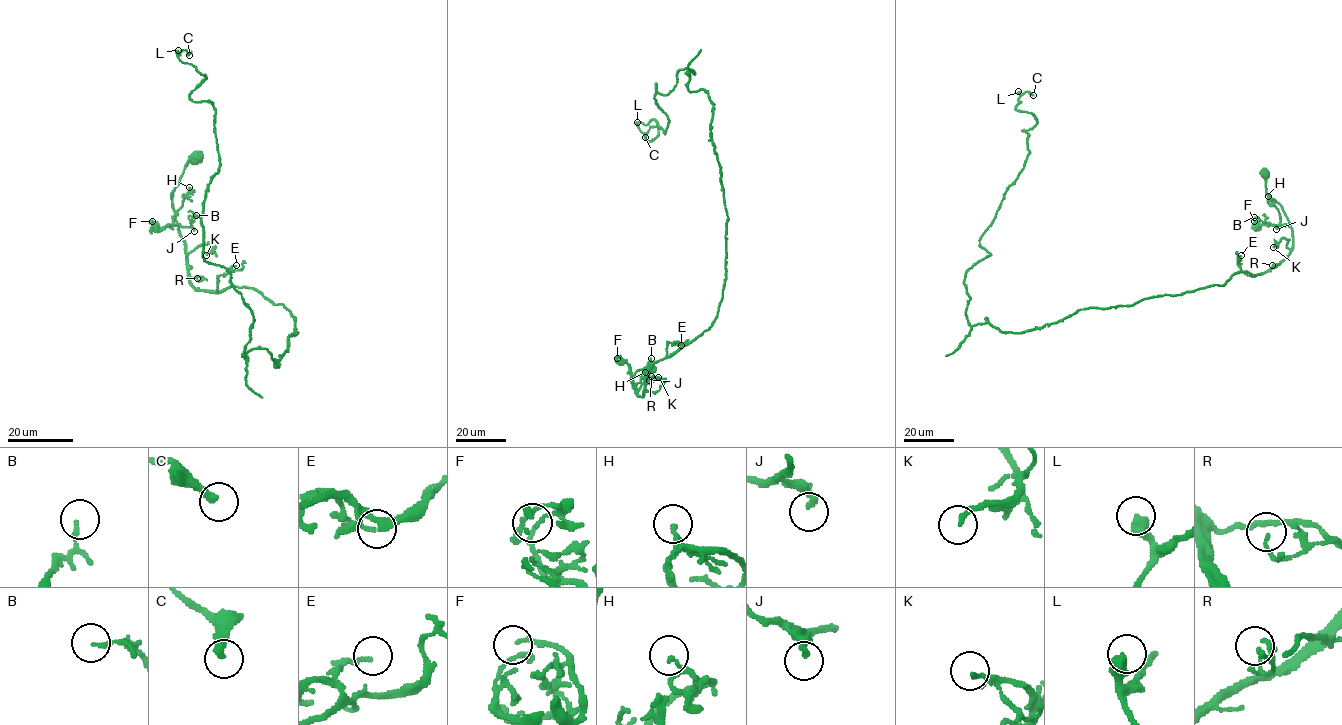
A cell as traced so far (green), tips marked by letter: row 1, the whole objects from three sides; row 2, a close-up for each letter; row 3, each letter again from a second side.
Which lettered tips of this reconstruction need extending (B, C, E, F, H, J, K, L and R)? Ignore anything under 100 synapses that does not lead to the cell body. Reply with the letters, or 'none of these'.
none of these

